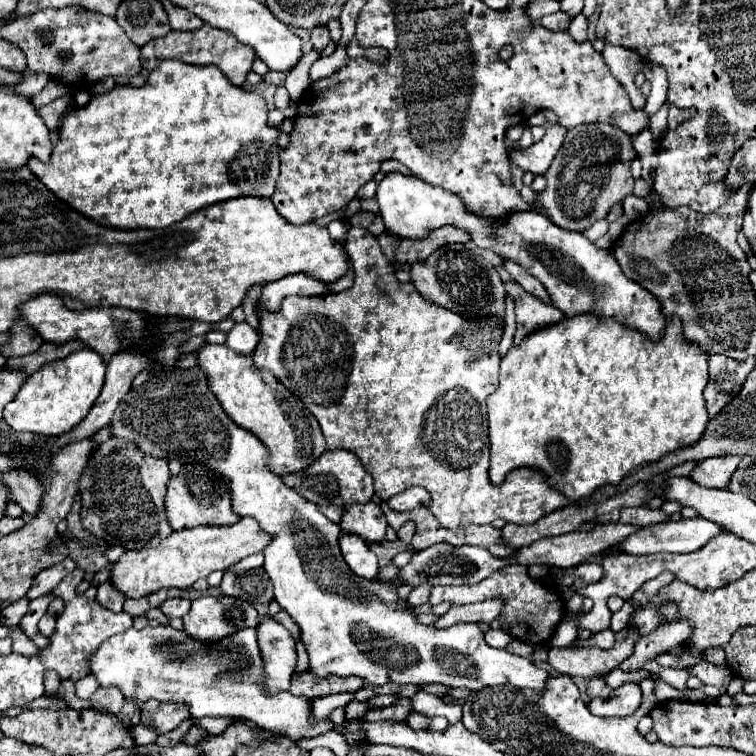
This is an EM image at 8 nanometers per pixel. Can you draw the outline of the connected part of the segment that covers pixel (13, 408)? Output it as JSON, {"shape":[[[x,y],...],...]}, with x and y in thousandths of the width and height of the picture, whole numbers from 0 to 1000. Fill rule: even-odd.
{"shape":[[[99,464],[86,475],[67,478],[38,496],[20,528],[7,536],[4,554],[20,570],[41,570],[52,575],[83,575],[115,552],[139,504],[139,480],[126,464]]]}

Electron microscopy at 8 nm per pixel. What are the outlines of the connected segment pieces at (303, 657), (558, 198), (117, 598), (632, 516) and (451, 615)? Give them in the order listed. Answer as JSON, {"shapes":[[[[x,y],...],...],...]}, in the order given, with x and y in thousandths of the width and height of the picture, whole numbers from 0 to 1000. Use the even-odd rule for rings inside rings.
{"shapes":[[[[398,848],[392,849],[393,877],[392,890],[399,890],[409,882],[409,869],[406,869],[406,861],[403,861],[403,853]]],[[[795,163],[766,165],[755,173],[750,173],[745,192],[721,231],[724,250],[710,258],[710,269],[721,274],[724,287],[734,298],[753,303],[753,306],[771,306],[774,300],[784,298],[787,292],[800,290],[806,276],[813,269],[821,269],[837,253],[837,242],[840,242],[840,237],[835,234],[835,213],[837,210],[840,210],[840,200],[835,194],[835,179],[829,179],[827,173],[808,168],[808,165],[795,165]]],[[[139,769],[128,776],[128,798],[134,798],[139,806],[144,806],[149,811],[157,811],[157,808],[163,808],[165,787],[152,782],[149,774],[144,769]]],[[[835,671],[824,673],[819,689],[827,694],[864,694],[874,689],[885,689],[888,681],[882,681],[877,673],[856,673],[856,671]]],[[[649,792],[649,795],[639,795],[639,798],[623,798],[623,800],[602,800],[597,803],[589,813],[583,813],[573,829],[578,832],[589,832],[604,824],[634,824],[634,827],[647,827],[652,819],[657,819],[663,808],[663,795]]]]}

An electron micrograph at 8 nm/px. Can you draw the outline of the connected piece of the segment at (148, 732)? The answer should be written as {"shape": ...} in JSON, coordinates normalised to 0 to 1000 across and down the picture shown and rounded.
{"shape":[[[184,956],[173,964],[173,974],[180,985],[193,985],[205,981],[209,971],[206,971],[200,963]]]}

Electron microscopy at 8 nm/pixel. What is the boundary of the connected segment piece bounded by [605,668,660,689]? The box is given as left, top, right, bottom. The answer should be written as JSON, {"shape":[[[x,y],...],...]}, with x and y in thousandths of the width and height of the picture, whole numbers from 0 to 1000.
{"shape":[[[816,884],[800,896],[802,903],[810,911],[815,911],[828,902],[847,903],[851,898],[861,898],[866,902],[873,899],[869,893],[864,893],[852,885],[837,889],[825,889],[820,884]]]}

